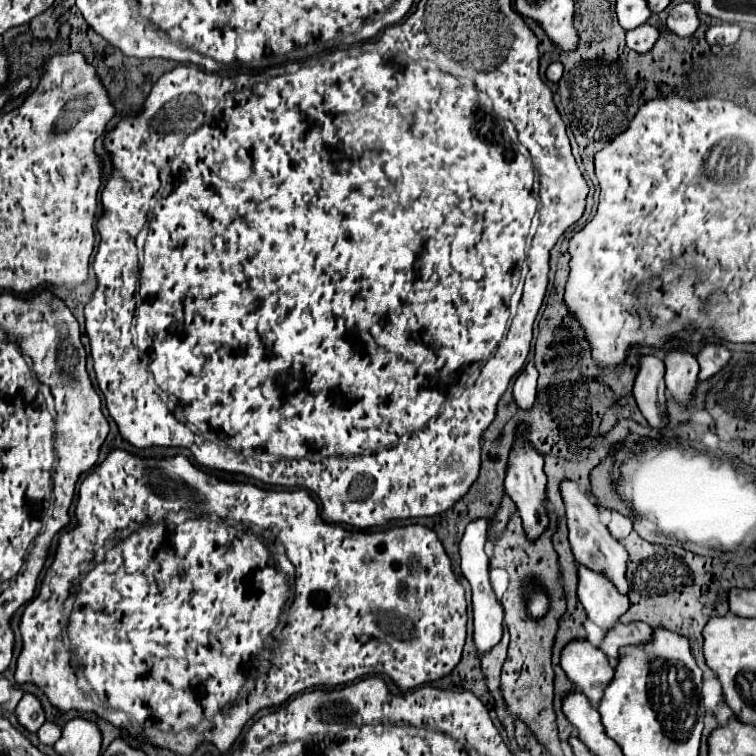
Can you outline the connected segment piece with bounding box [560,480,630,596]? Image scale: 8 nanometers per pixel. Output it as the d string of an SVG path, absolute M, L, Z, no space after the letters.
M562 482L560 486L562 490L562 498L566 504L566 520L568 520L568 530L570 530L570 546L572 552L576 556L576 562L584 568L596 570L600 574L604 574L606 578L610 578L610 582L618 588L618 592L622 592L624 596L628 596L630 592L630 584L626 580L626 564L628 564L628 550L610 536L608 528L600 522L600 512L598 508L592 504L592 500L576 486L576 482Z

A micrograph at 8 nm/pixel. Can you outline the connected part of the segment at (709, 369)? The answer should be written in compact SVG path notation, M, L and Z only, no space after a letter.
M718 344L704 346L704 350L698 354L700 380L708 380L708 378L716 376L730 362L730 358L732 358L732 354L726 346L718 346Z

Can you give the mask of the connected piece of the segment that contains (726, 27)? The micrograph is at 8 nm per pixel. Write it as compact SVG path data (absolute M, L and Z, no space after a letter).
M718 24L710 26L706 32L706 40L710 44L734 44L740 38L742 28L738 24Z

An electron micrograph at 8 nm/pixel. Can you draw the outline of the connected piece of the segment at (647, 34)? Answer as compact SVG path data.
M642 24L626 34L626 46L632 48L634 52L648 52L656 44L658 36L660 36L658 28L650 26L650 24Z

